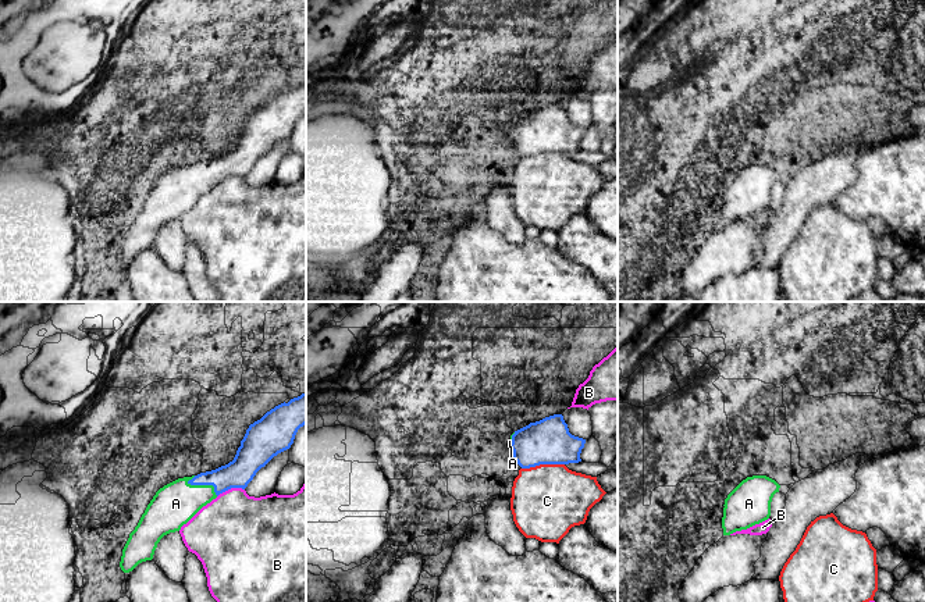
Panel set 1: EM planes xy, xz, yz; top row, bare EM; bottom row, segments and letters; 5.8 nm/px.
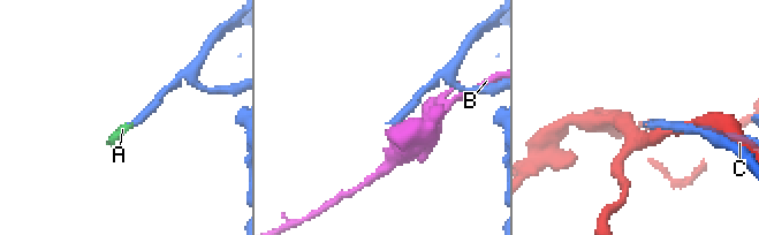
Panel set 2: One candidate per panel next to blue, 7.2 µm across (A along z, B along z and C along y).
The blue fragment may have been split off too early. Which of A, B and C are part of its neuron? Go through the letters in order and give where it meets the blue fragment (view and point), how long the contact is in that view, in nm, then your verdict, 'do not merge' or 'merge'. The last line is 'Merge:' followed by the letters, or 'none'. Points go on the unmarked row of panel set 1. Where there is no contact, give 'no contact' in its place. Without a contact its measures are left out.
A: xy (205, 173) | 200 nm | merge
B: xy (230, 177) | 170 nm | do not merge
C: xz (543, 152) | 260 nm | do not merge
Merge: A

